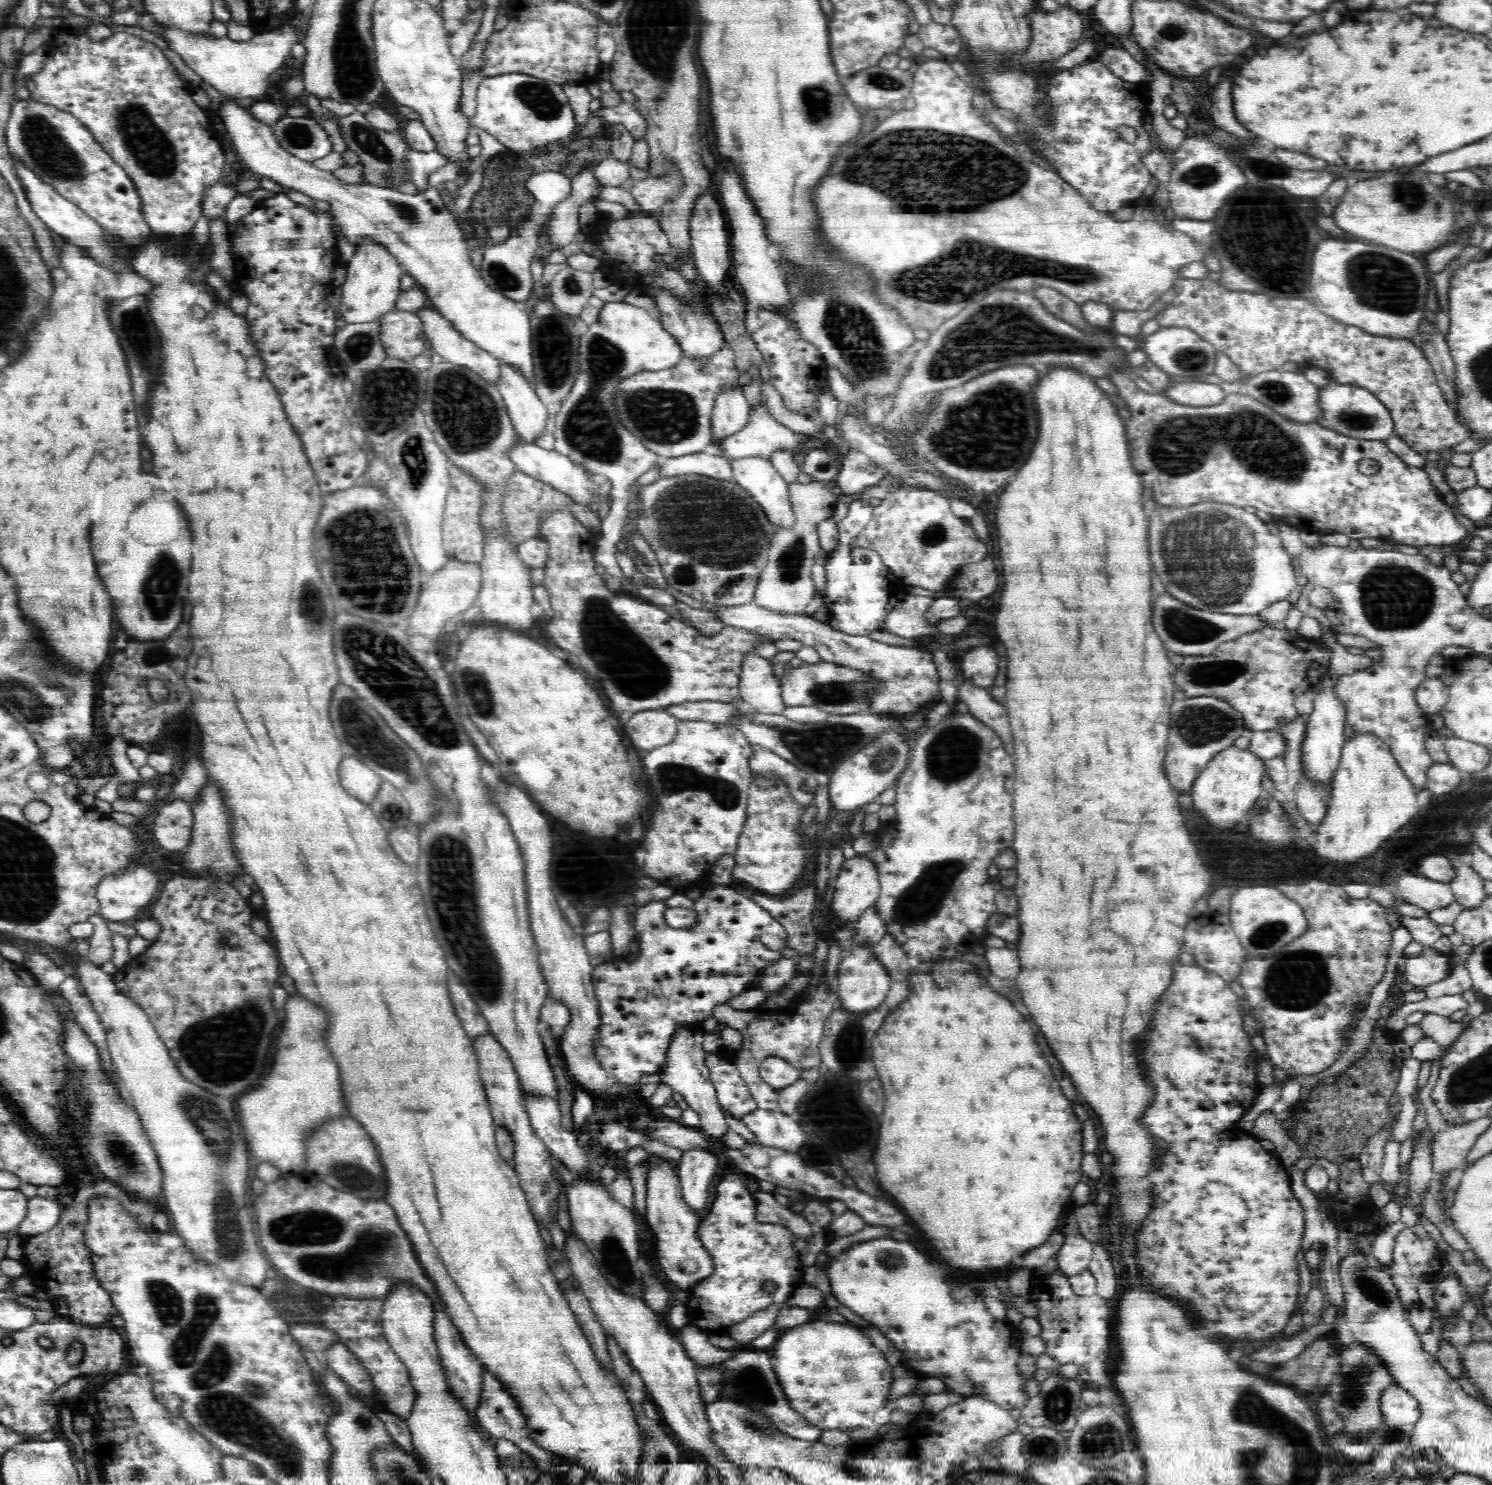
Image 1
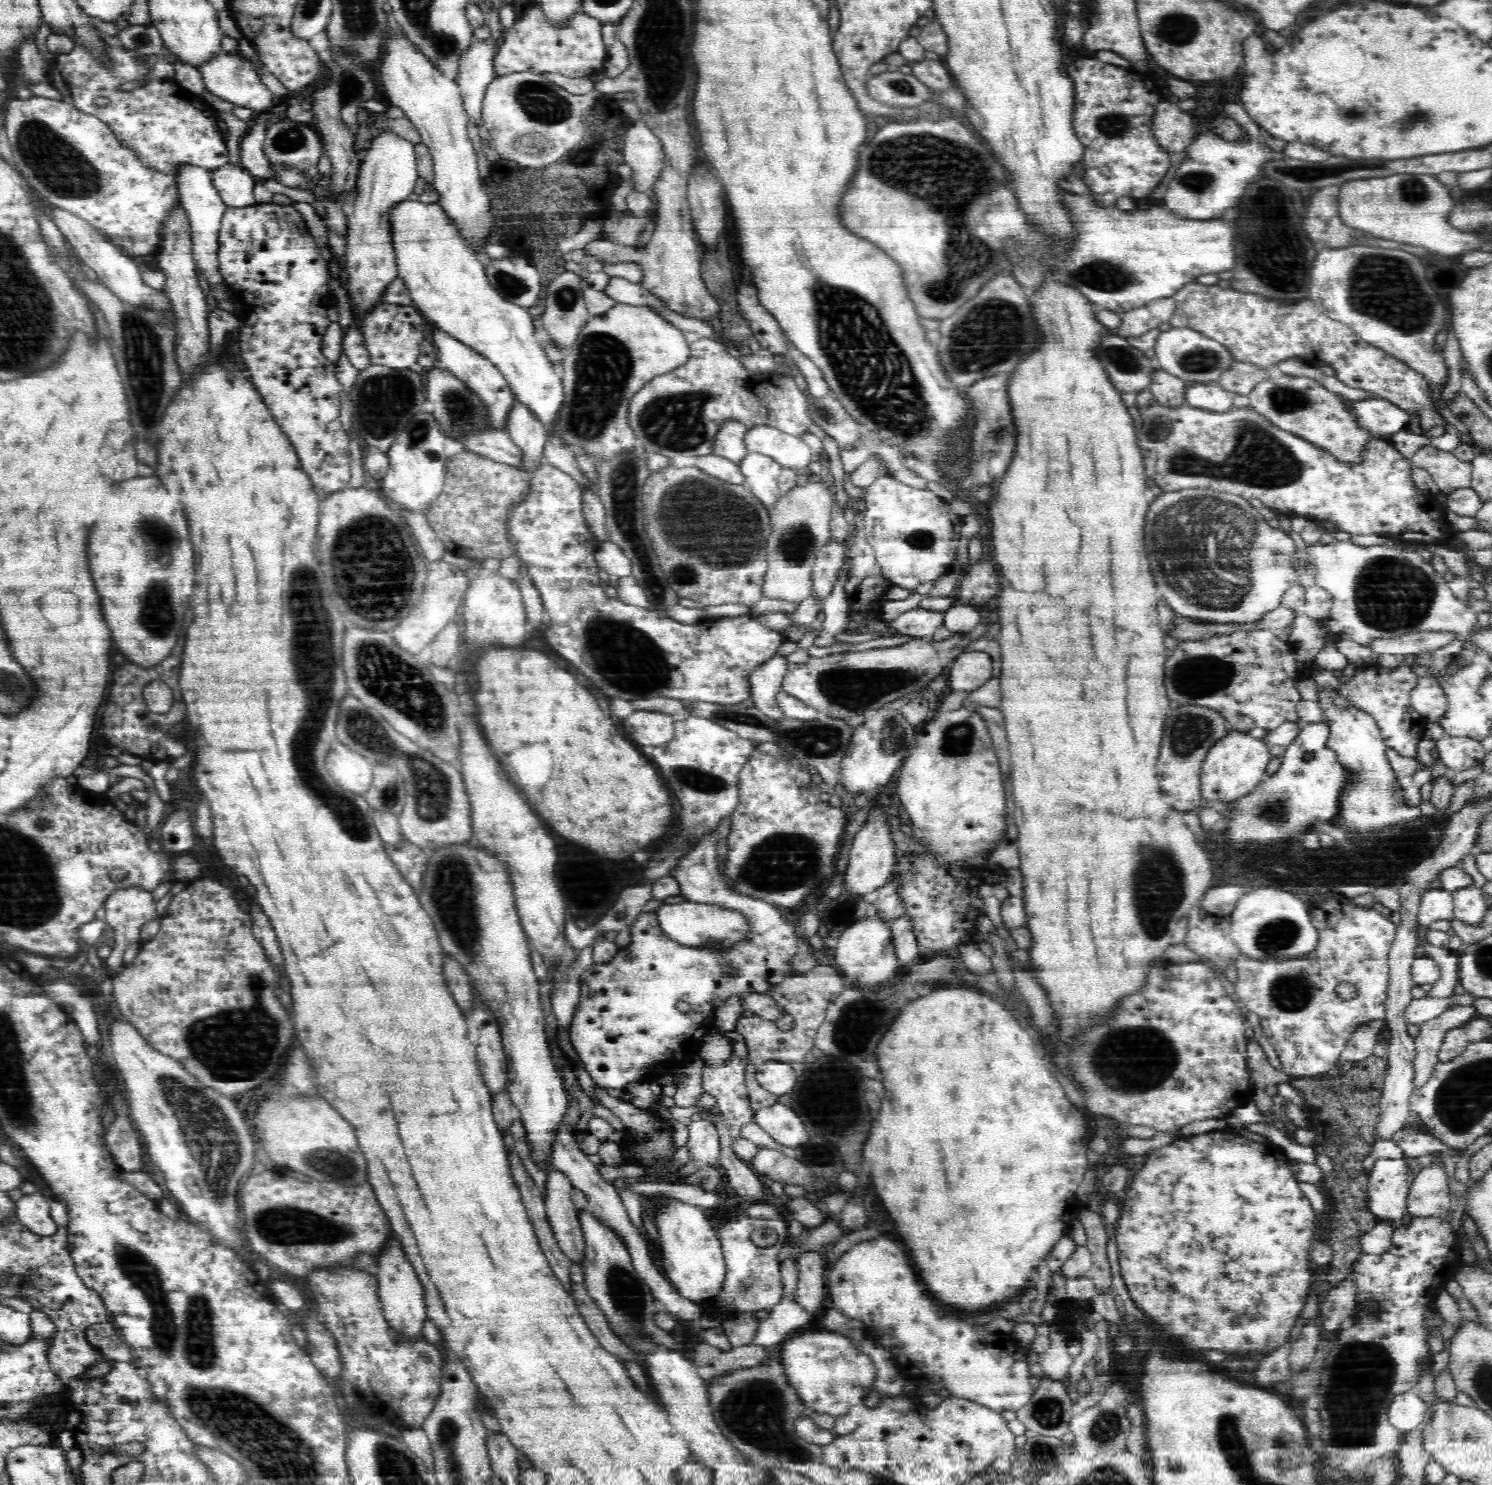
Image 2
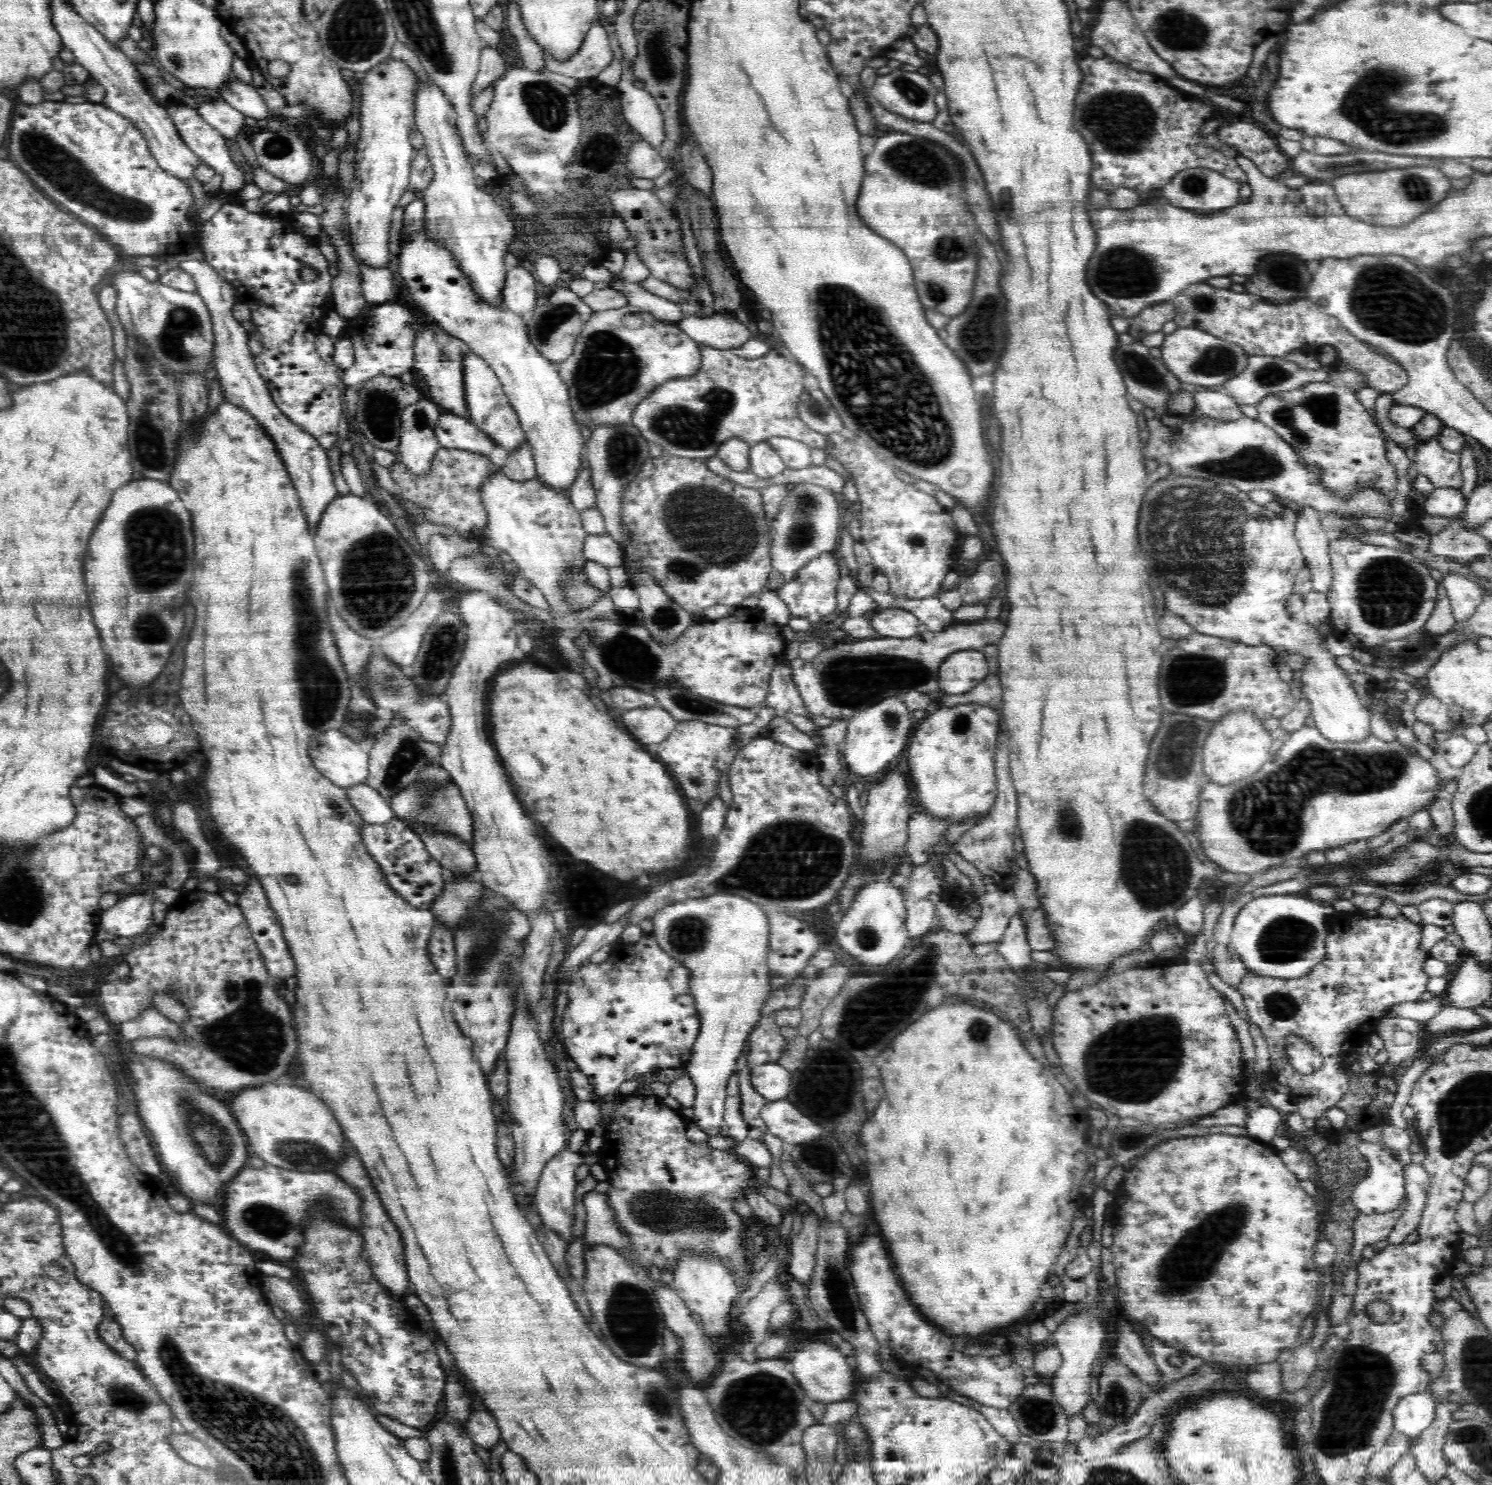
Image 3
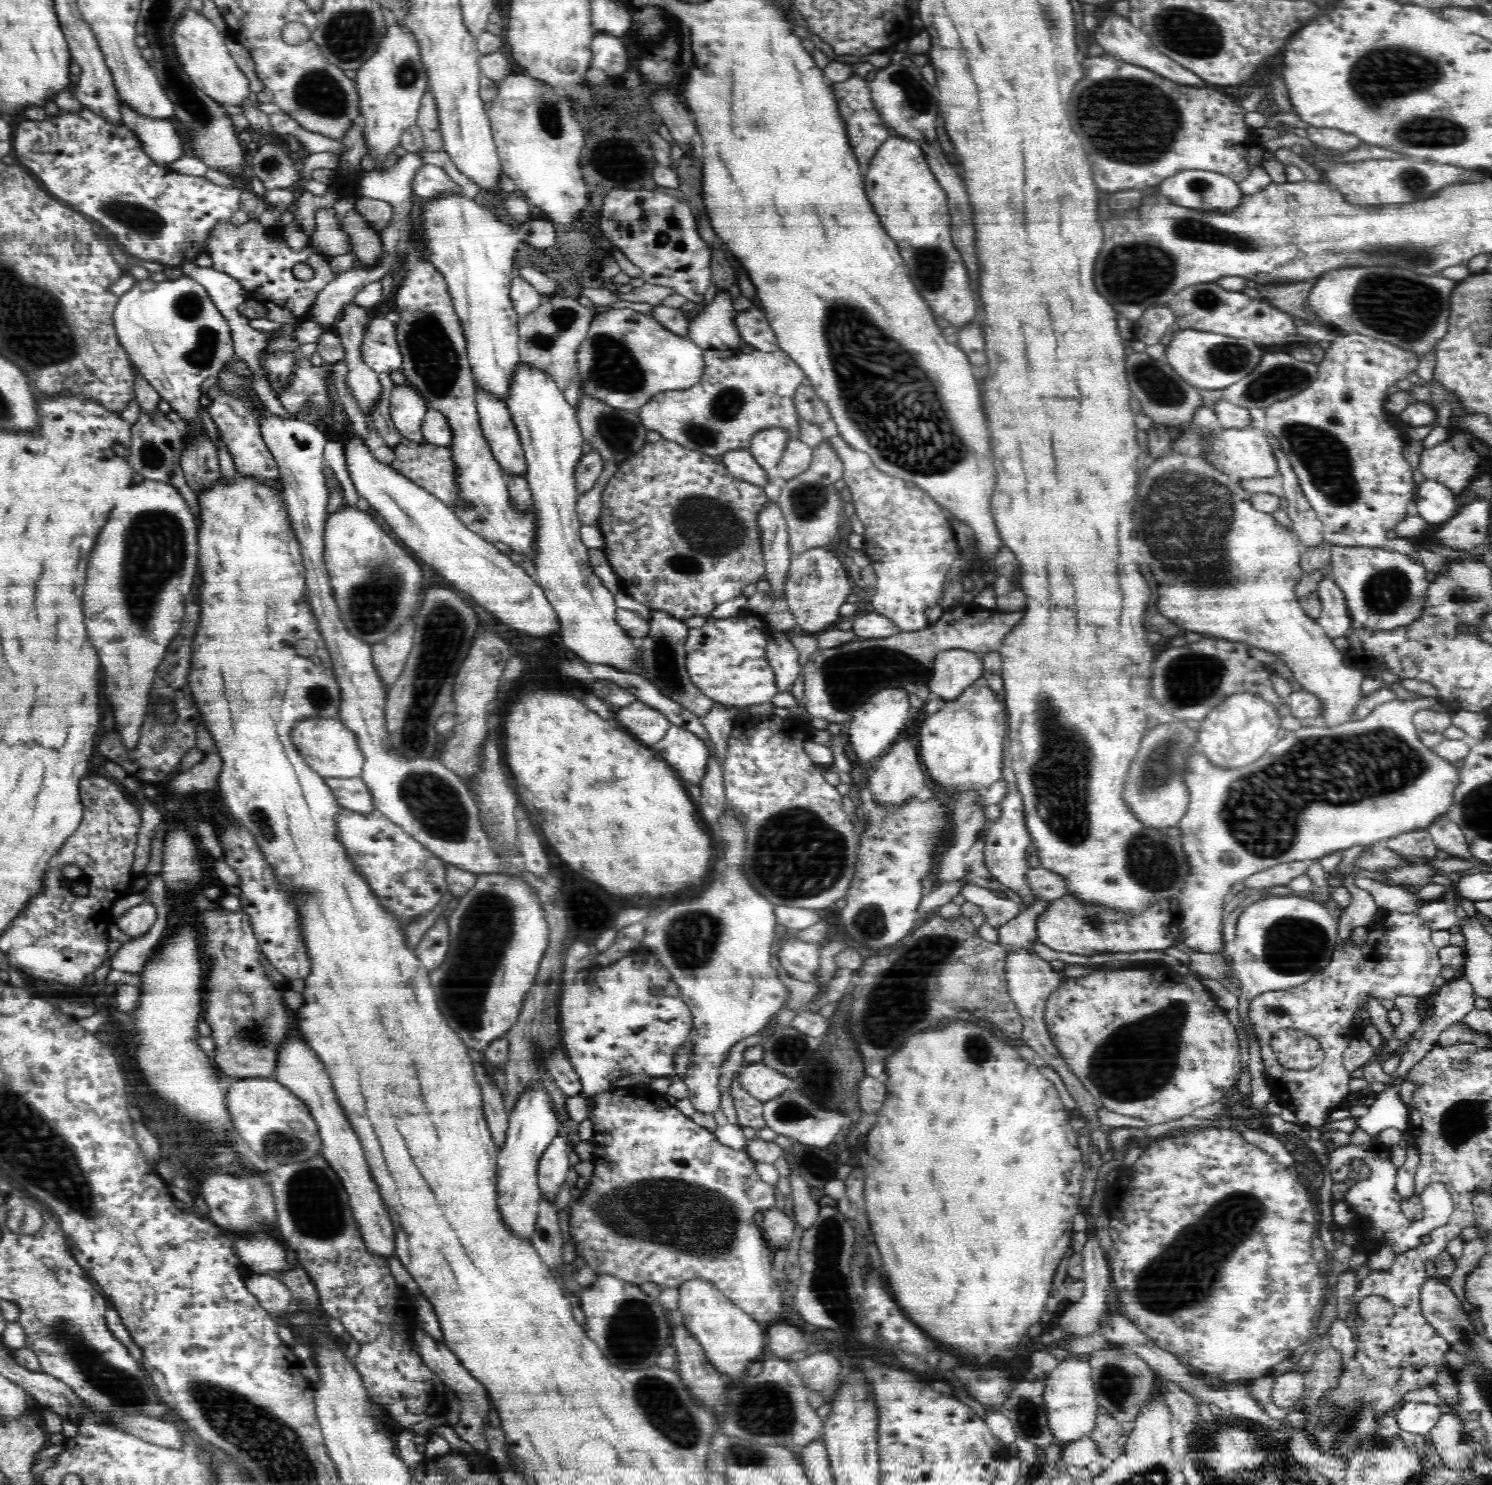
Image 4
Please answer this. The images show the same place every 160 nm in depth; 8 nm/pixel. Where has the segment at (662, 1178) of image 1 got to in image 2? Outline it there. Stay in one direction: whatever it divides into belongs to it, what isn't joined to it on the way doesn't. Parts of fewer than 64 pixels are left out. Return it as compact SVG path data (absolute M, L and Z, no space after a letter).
M680 1202L679 1205L668 1206L658 1218L661 1252L657 1260L662 1263L660 1271L679 1291L680 1296L690 1300L718 1296L724 1290L727 1278L723 1247L717 1232L702 1211L700 1207Z

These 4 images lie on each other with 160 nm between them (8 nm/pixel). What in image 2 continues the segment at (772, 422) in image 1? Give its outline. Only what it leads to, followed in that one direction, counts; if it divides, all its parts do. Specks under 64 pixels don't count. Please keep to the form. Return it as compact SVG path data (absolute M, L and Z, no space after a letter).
M766 425L748 428L744 440L749 452L765 454L783 467L800 472L805 472L806 467L815 459L801 438L768 428Z

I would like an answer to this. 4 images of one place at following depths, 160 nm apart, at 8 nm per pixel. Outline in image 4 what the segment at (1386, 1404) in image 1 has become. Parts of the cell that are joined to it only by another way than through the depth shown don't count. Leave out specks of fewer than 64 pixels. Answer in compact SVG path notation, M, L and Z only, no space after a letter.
M1406 1401L1395 1419L1400 1429L1427 1437L1441 1416L1439 1405Z

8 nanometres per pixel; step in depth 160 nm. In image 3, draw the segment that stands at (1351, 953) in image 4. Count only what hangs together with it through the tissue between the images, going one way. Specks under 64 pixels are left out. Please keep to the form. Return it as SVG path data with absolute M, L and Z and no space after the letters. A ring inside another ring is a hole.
M1337 911L1336 915L1329 919L1327 927L1329 930L1325 946L1327 957L1324 958L1322 962L1319 962L1319 964L1316 965L1310 973L1305 974L1303 977L1300 977L1296 980L1281 980L1277 979L1276 977L1255 976L1255 974L1252 974L1252 972L1248 972L1247 970L1245 977L1242 978L1241 982L1237 984L1237 990L1243 997L1243 1002L1246 1006L1247 1014L1249 1015L1250 1020L1254 1022L1258 1028L1260 1028L1267 1042L1267 1047L1271 1056L1270 1070L1268 1073L1269 1079L1273 1079L1278 1083L1288 1085L1288 1087L1290 1087L1289 1097L1294 1103L1296 1103L1296 1107L1298 1107L1297 1112L1300 1113L1304 1119L1312 1118L1313 1120L1317 1120L1318 1118L1325 1116L1326 1110L1336 1106L1337 1102L1342 1100L1342 1097L1344 1097L1349 1091L1350 1079L1345 1073L1345 1066L1343 1065L1343 1061L1340 1056L1346 1053L1350 1054L1357 1047L1361 1047L1363 1044L1368 1043L1368 1038L1370 1038L1372 1034L1376 1034L1375 1028L1378 1026L1378 1022L1380 1022L1380 1020L1383 1018L1388 1017L1388 1008L1390 1008L1390 1006L1394 1006L1395 1004L1402 1004L1404 1002L1418 1000L1418 998L1420 998L1424 992L1428 991L1427 985L1430 980L1430 976L1428 976L1422 970L1422 964L1424 964L1424 961L1430 957L1430 955L1428 954L1428 950L1420 950L1420 947L1418 947L1420 940L1422 940L1423 927L1422 925L1420 926L1416 923L1412 923L1412 921L1409 918L1406 918L1404 915L1399 914L1395 918L1386 918L1380 916L1363 918L1355 912L1344 913ZM1342 986L1345 987L1343 993L1336 991L1338 987ZM1288 1034L1299 1035L1300 1038L1306 1039L1306 1041L1310 1042L1316 1050L1320 1051L1323 1059L1322 1066L1318 1070L1315 1070L1310 1074L1302 1074L1288 1064L1287 1056L1285 1056L1285 1050L1283 1048L1284 1038L1286 1038Z

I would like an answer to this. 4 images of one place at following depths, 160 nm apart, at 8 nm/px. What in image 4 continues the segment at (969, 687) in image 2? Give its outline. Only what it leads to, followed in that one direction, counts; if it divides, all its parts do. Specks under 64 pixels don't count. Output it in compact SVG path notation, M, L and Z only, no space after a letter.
M963 649L946 650L938 654L933 663L930 693L946 701L954 700L983 677L983 673L983 661L974 653Z

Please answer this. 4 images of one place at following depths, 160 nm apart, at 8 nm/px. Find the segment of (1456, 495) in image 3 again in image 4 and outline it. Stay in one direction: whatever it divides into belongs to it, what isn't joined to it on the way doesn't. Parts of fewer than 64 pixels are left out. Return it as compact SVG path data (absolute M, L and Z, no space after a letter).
M1420 478L1416 506L1419 515L1432 524L1447 521L1455 514L1456 495L1441 482Z

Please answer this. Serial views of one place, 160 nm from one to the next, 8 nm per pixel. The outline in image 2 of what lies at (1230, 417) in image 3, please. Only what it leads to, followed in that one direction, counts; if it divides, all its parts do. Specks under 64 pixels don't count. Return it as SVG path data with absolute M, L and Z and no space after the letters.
M1199 383L1189 386L1185 392L1186 404L1196 409L1206 409L1209 412L1230 412L1234 394L1224 390L1218 383Z

